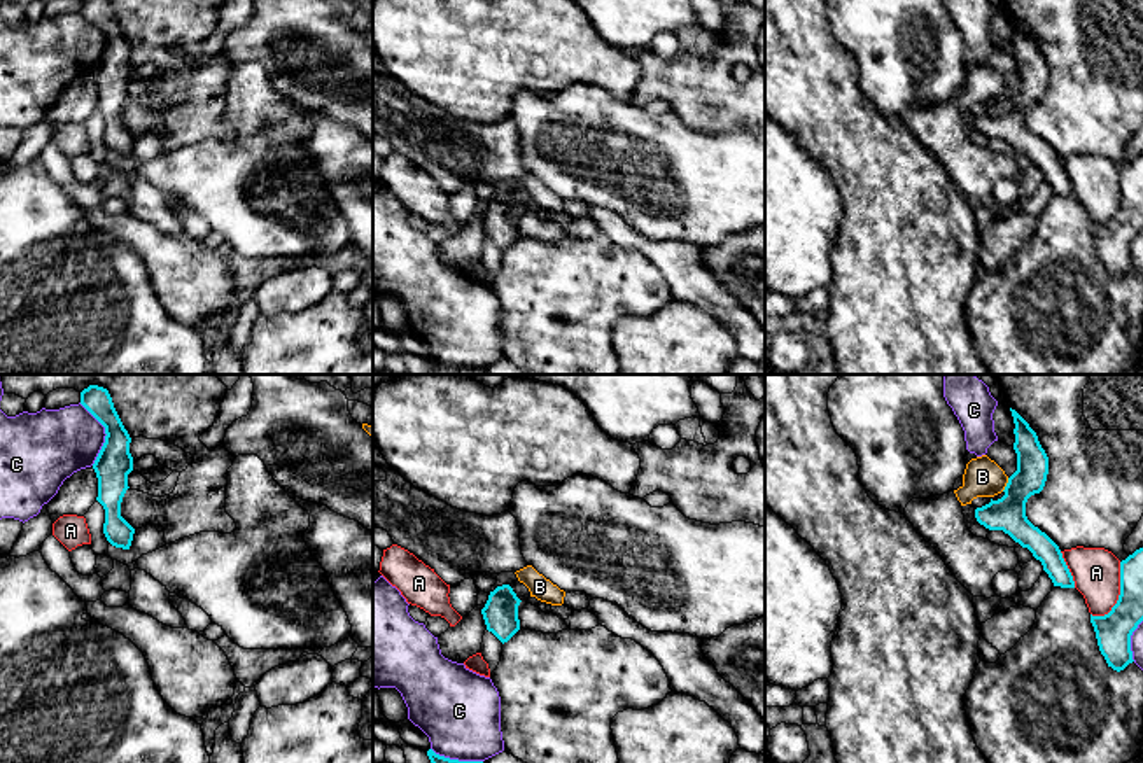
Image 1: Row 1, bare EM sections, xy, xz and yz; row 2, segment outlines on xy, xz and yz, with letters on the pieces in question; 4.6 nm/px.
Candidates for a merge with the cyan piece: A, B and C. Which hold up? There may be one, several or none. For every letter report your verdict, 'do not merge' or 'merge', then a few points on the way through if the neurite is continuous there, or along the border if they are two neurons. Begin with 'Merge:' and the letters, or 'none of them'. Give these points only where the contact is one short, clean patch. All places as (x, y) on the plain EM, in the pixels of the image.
Merge: none of them
A: do not merge
B: do not merge; border yz (1009, 86), (1002, 98)
C: do not merge

